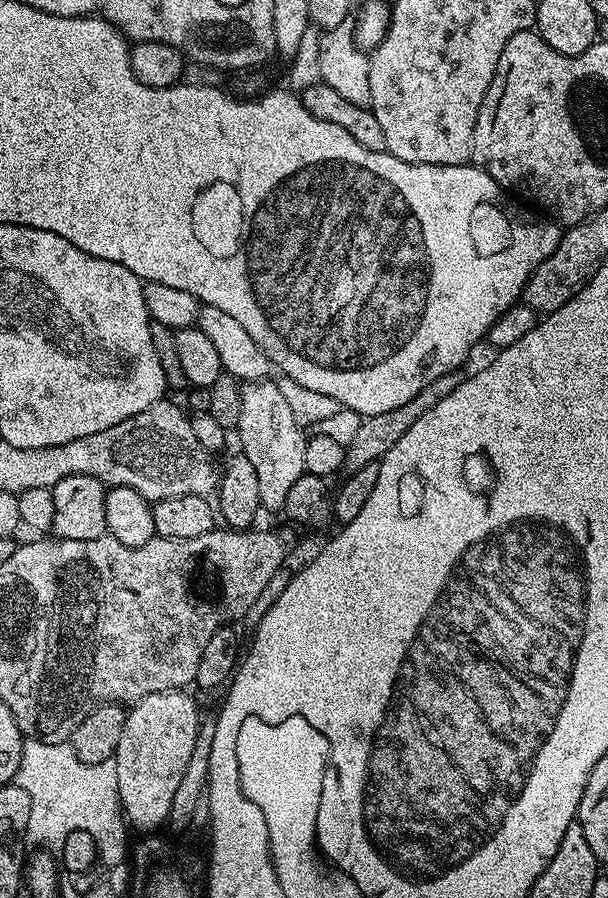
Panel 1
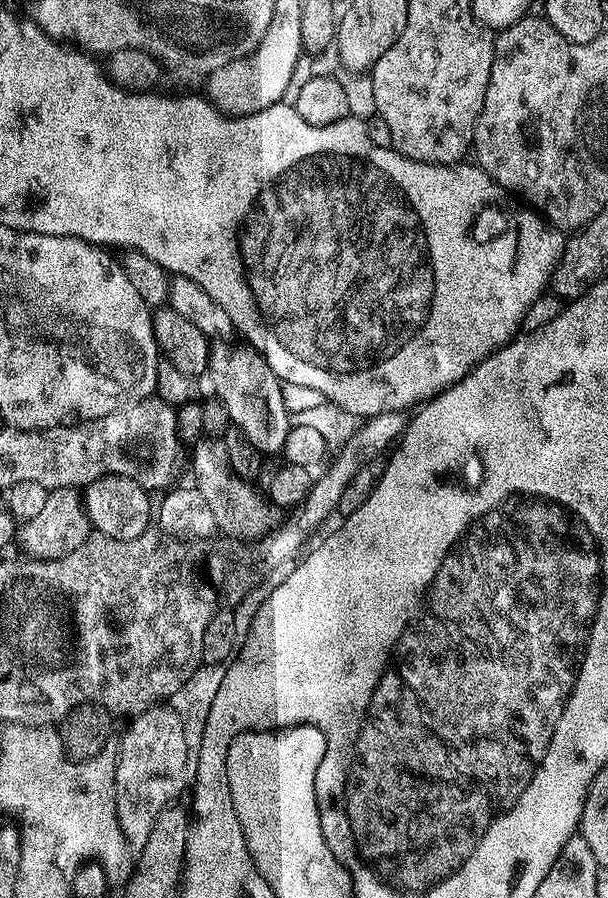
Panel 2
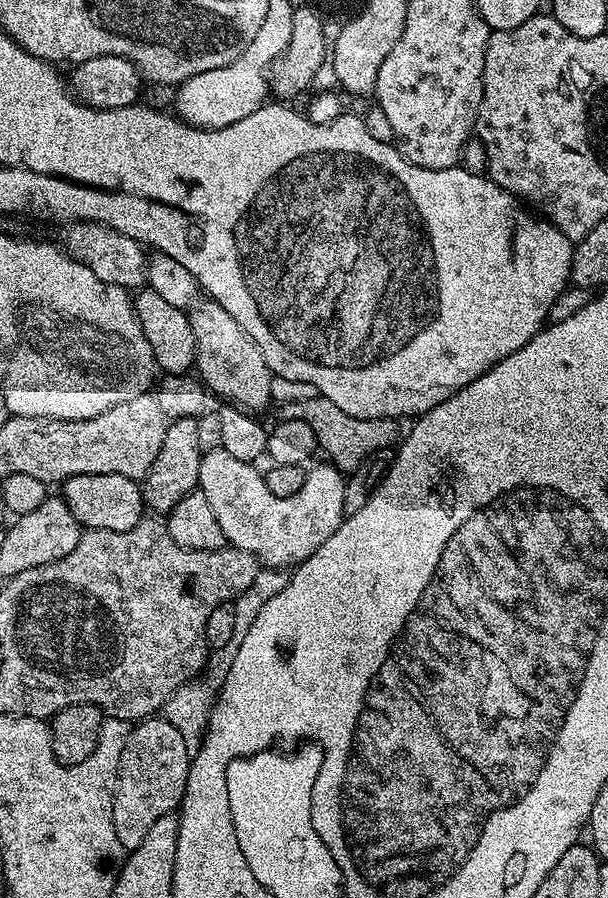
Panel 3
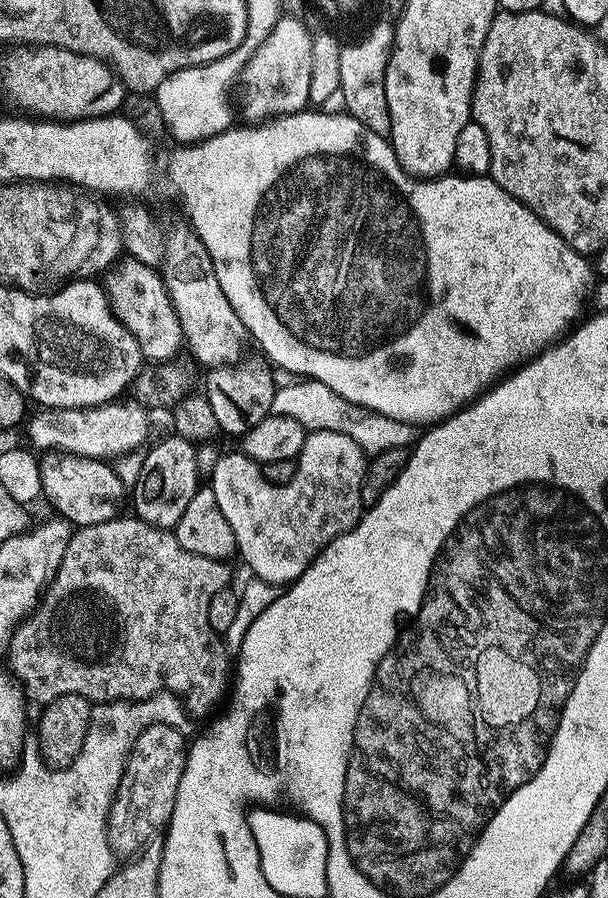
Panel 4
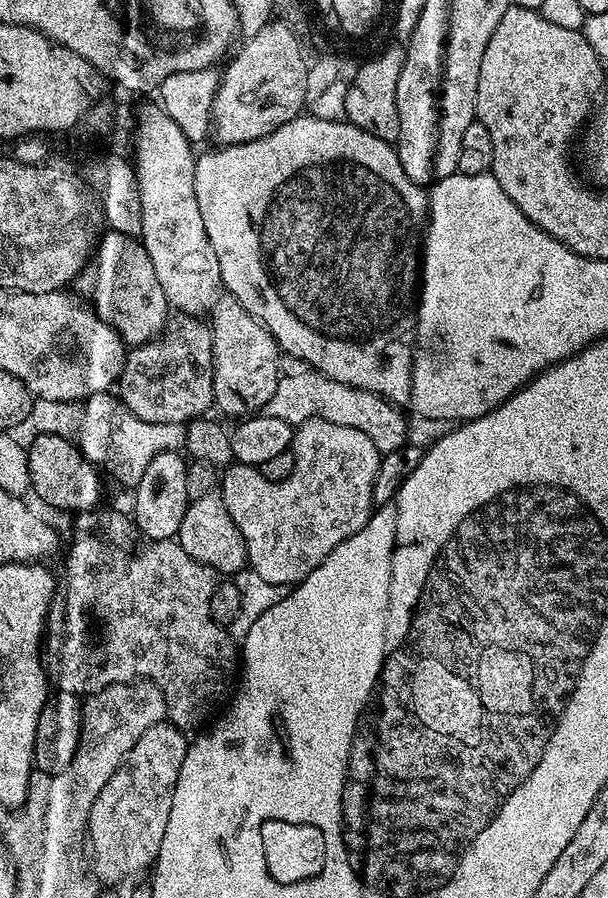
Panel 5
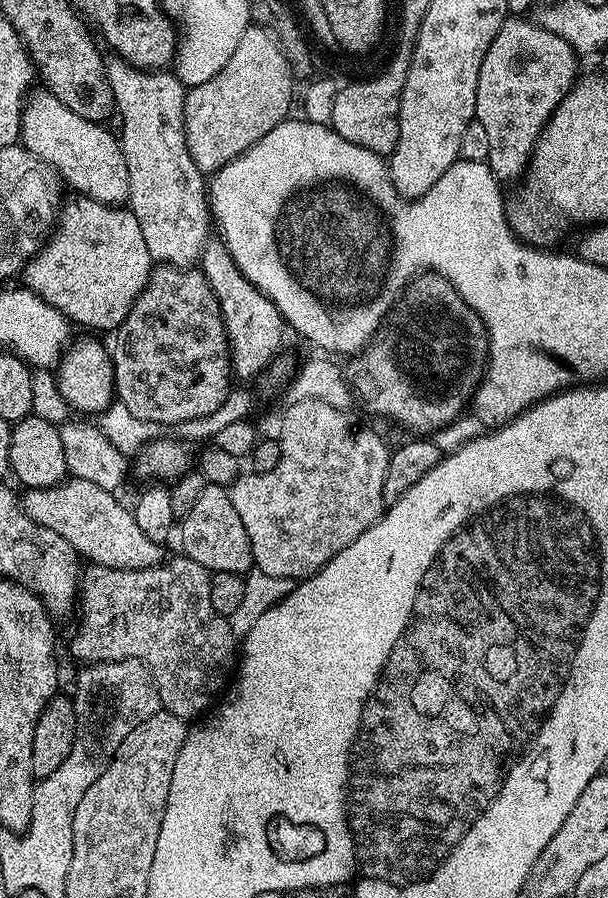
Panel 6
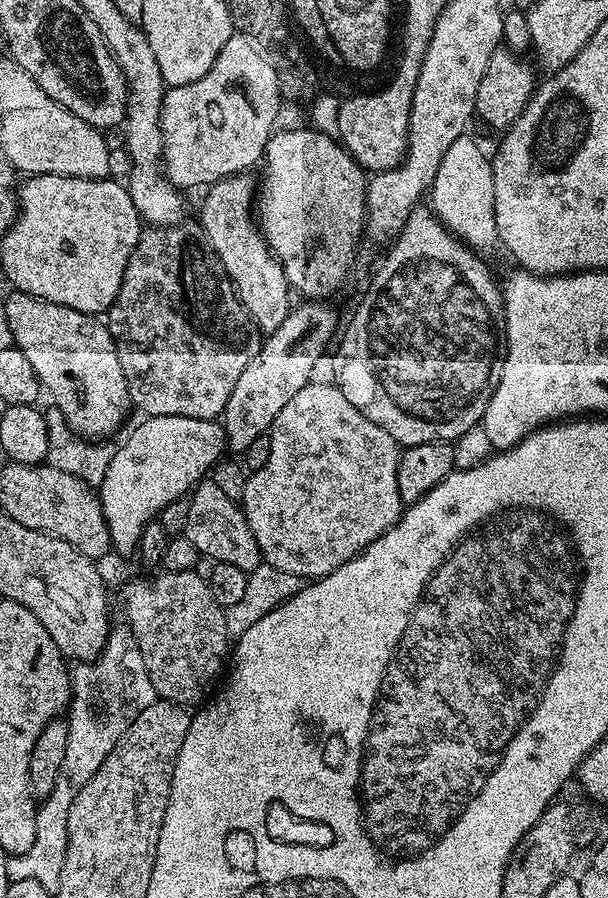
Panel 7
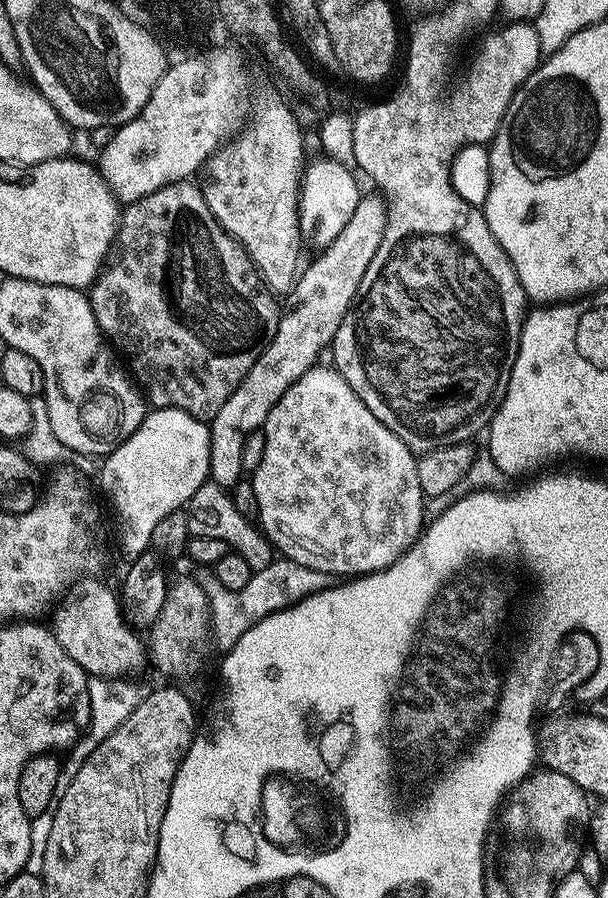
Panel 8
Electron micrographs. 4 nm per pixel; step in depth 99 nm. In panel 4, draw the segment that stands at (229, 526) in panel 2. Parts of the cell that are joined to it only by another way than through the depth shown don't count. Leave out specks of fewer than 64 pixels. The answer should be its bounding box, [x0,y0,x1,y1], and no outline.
[210,430,366,586]

